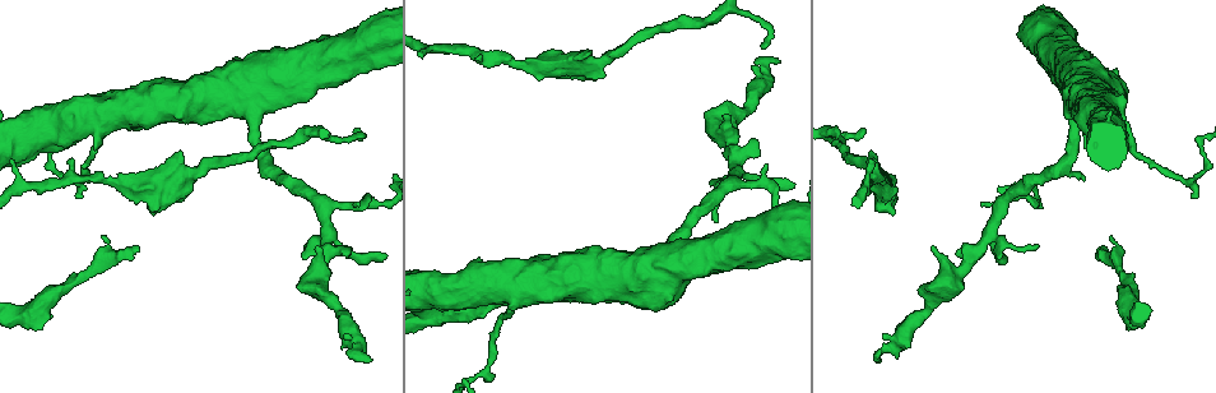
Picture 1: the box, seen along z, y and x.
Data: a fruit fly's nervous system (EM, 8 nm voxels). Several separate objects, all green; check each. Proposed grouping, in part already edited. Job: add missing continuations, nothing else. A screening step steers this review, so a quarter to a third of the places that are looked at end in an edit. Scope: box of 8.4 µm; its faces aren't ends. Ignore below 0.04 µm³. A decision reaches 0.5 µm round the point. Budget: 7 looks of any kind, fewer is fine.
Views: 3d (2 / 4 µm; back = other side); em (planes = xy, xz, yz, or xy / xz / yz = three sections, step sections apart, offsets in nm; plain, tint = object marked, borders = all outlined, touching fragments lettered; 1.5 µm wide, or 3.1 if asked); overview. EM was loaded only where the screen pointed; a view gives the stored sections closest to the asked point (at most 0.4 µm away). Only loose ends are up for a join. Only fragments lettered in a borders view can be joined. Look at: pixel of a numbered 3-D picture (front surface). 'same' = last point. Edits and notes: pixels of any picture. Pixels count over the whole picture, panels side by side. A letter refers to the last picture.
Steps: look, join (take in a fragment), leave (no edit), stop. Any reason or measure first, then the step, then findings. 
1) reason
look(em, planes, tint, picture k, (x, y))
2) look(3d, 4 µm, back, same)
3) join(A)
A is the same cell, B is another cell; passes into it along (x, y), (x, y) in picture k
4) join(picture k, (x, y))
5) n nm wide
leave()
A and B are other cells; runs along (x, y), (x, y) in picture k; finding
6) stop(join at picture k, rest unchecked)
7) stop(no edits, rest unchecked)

an open end
look(3d, 4 µm, back, picture 1, (588, 52))

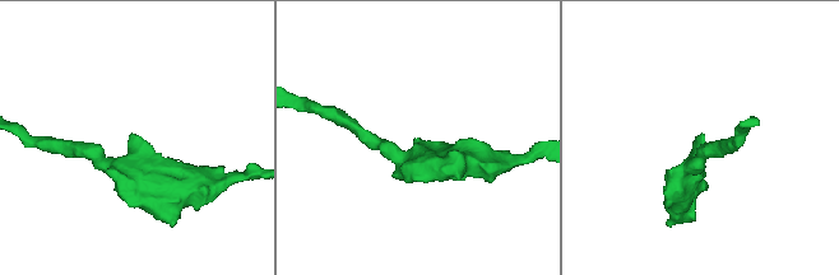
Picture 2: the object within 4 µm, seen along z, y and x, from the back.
look(em, planes, borders, picture 2, (416, 139))

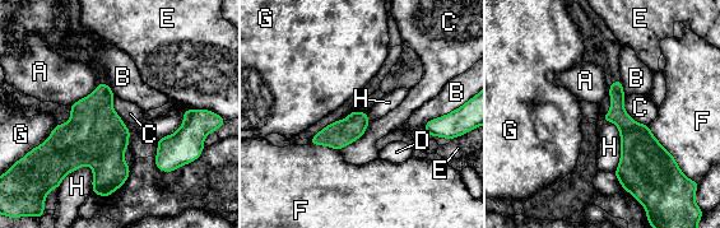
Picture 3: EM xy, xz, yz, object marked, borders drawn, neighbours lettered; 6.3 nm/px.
leave()
A, B, C, D, E, F, G and H are other cells; border along (604, 120), (619, 131), (613, 173) in picture 3; no lettered fragment goes on from it

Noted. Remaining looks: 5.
free end
look(3d, 4 µm, picture 1, (138, 250))

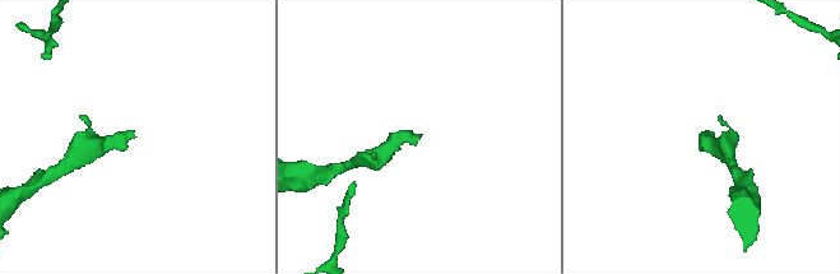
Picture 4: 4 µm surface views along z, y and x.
look(em, planes, borders, picture 4, (132, 138))

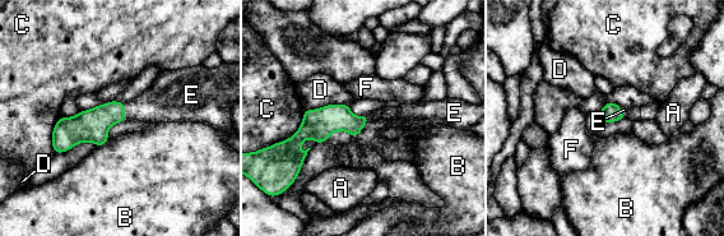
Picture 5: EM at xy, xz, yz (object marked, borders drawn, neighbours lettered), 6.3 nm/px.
join(E)
E is the same cell, A, B, C, D and F are other cells; it goes on there

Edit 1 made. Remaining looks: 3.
redraw
look(overview)

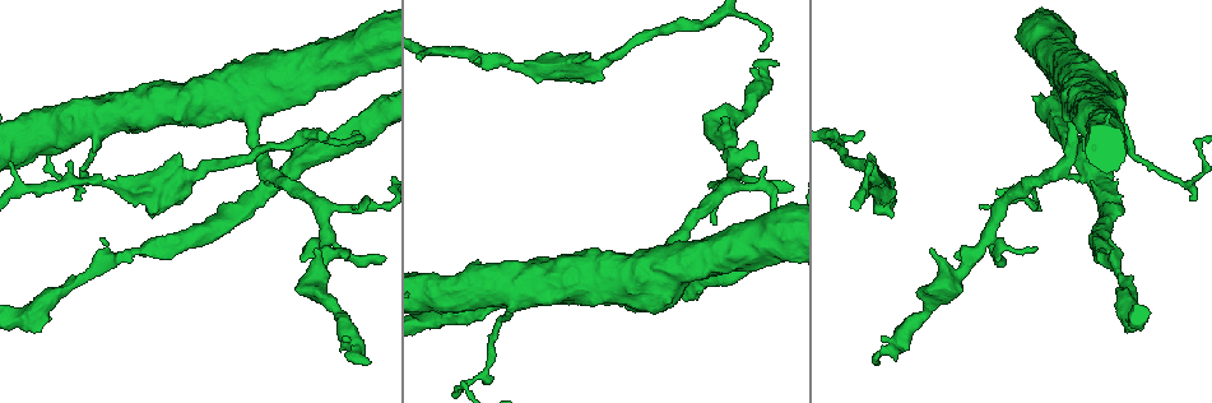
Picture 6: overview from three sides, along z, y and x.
stops while still wide
look(em, planes, tint, picture 6, (95, 149))

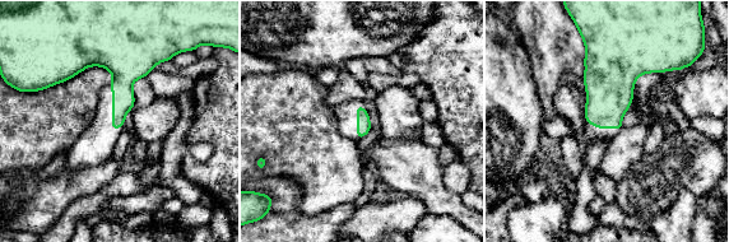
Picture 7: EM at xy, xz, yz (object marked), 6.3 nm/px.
look(em, planes, borders, same)

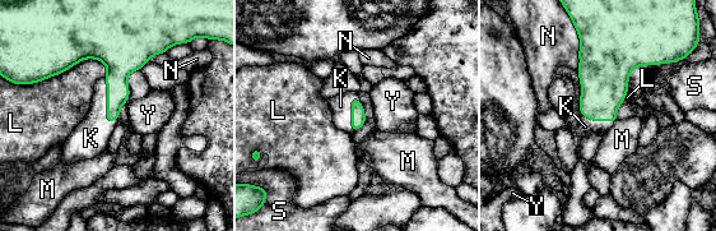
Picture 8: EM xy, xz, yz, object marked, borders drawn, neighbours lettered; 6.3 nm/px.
join(K)
K is the same cell, L, M, N, S and Y are other cells; the cell continues

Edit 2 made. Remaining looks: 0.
stop(join at picture 5, join at picture 8, rest unchecked)

